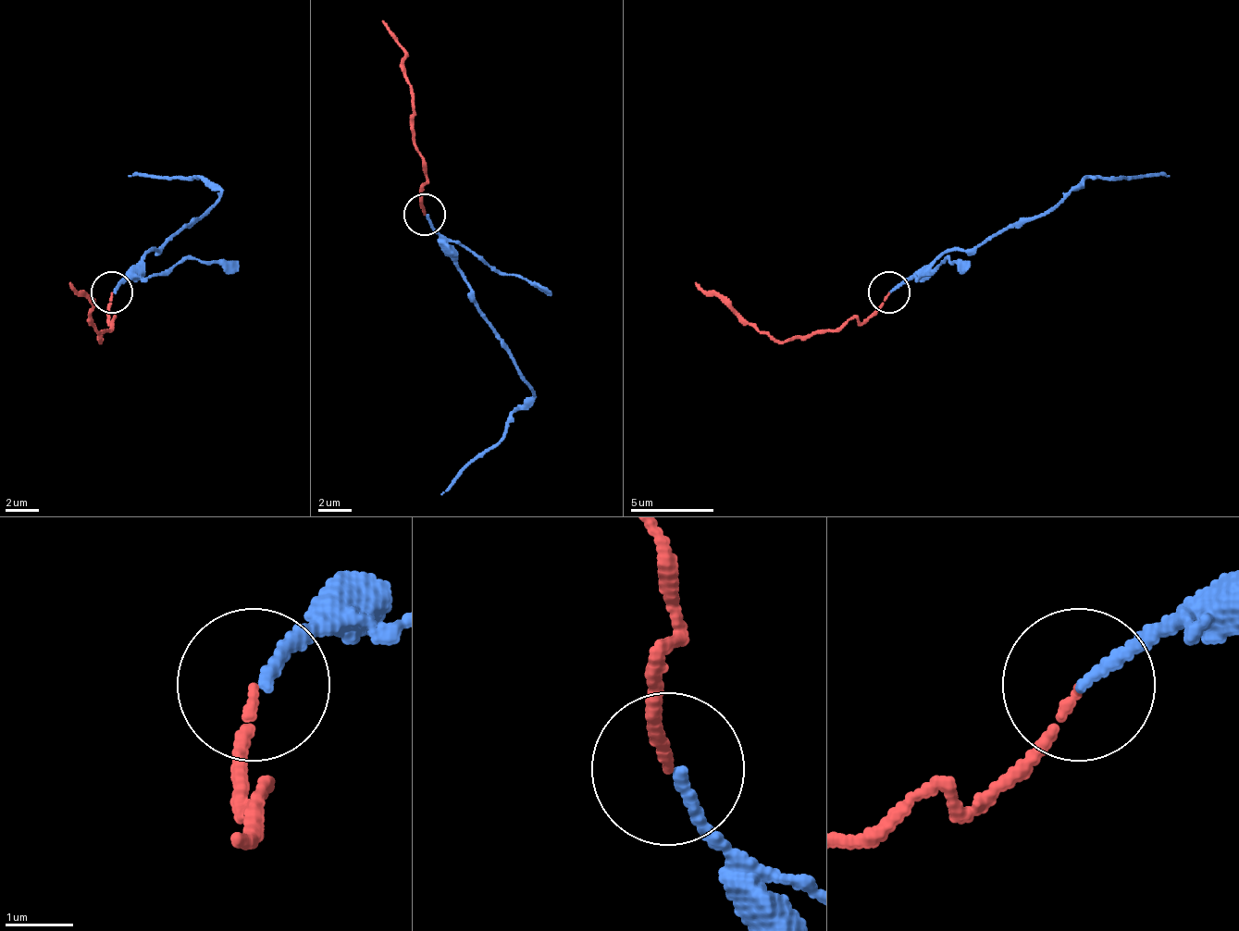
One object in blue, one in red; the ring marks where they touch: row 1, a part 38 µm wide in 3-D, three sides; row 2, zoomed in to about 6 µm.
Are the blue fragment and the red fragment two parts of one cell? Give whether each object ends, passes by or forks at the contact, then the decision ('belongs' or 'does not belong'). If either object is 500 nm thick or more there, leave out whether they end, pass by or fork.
blue ends there; red ends there; does not belong

